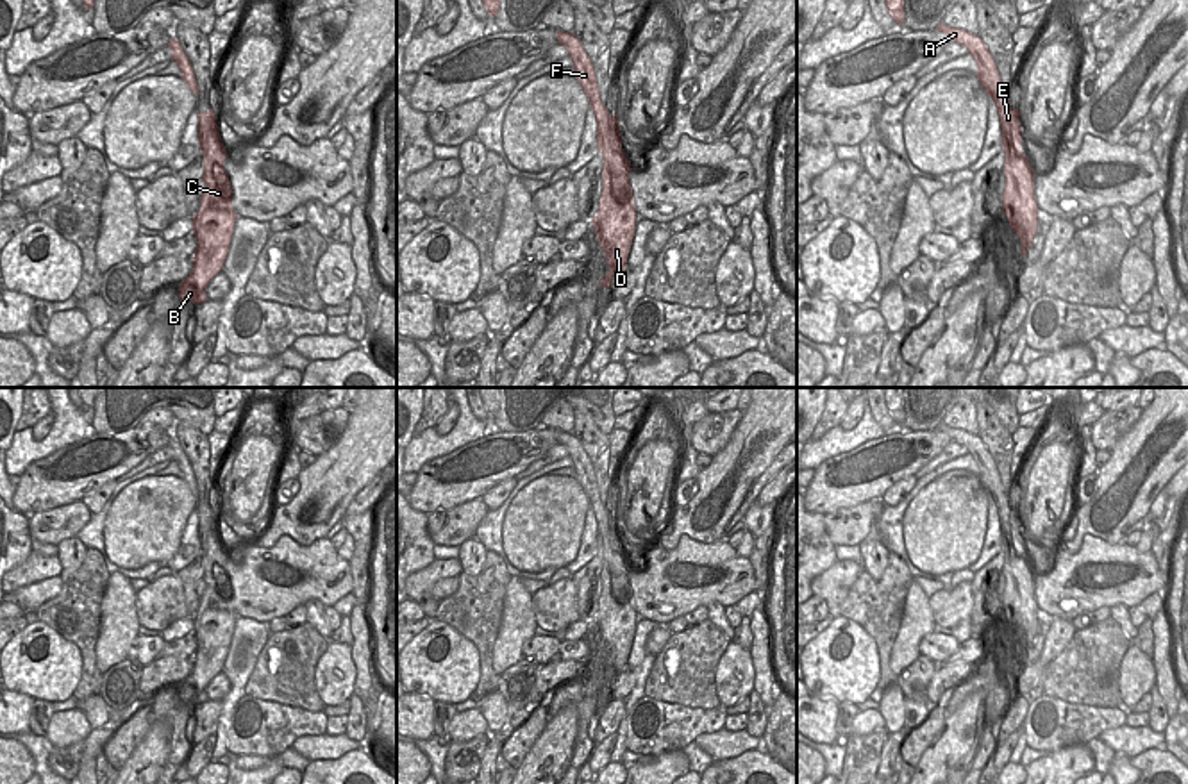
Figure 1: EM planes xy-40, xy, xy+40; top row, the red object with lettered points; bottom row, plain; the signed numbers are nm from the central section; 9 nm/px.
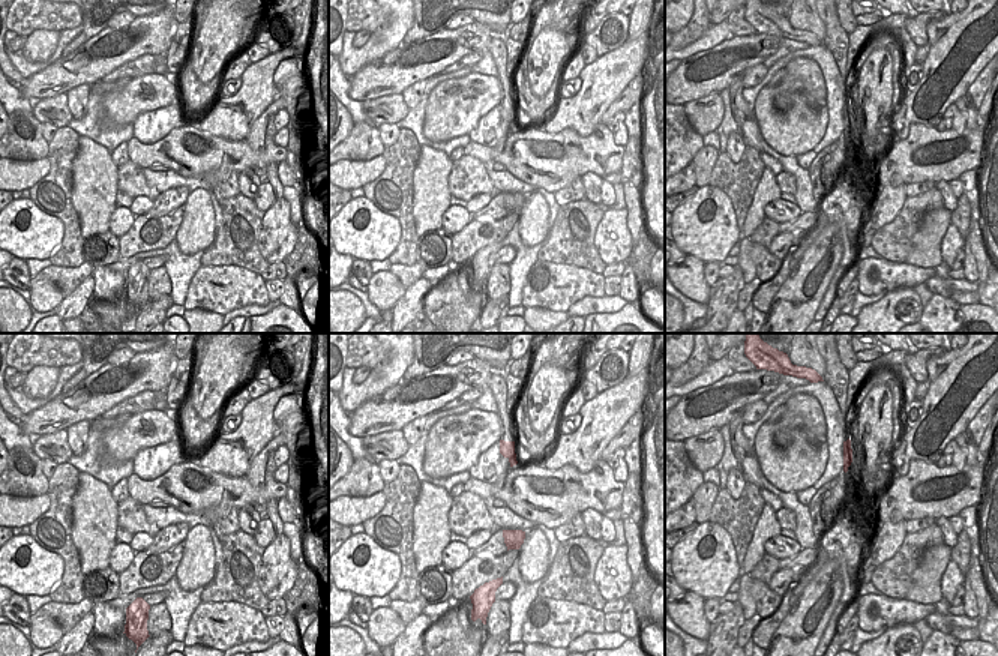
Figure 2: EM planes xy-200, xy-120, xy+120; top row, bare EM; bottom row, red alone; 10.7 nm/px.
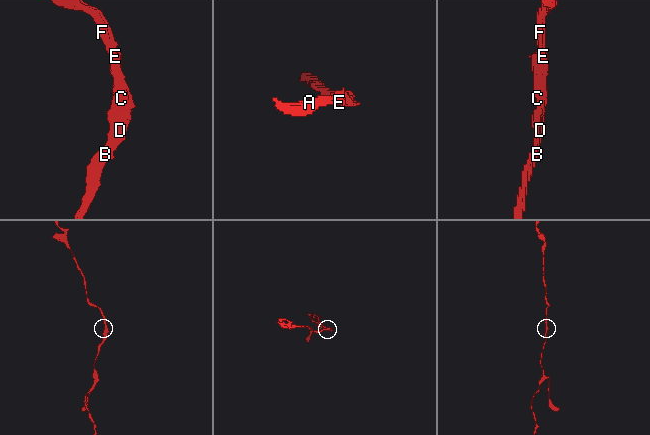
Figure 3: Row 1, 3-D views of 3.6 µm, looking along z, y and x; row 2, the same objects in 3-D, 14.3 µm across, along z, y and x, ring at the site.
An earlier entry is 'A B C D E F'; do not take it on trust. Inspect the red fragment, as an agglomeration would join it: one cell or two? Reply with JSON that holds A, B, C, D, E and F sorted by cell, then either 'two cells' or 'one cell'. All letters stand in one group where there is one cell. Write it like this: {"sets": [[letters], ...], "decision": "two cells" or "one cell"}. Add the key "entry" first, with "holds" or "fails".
{"entry": "holds", "sets": [["A", "B", "C", "D", "E", "F"]], "decision": "one cell"}

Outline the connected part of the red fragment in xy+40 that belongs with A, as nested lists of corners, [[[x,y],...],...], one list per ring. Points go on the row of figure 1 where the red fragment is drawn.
[[[943,21],[934,29],[945,32],[952,41],[963,45],[977,64],[977,79],[986,95],[995,102],[1000,120],[1002,150],[1006,154],[1002,211],[1013,232],[1020,238],[1022,255],[1031,248],[1038,232],[1038,204],[1034,196],[1034,171],[1029,159],[1020,152],[1022,125],[1020,111],[1009,107],[997,64],[977,34],[947,27]]]

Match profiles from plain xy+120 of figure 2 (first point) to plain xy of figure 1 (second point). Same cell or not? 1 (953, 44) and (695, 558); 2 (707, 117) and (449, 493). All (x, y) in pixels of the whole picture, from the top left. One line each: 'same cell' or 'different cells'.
1: different cells
2: different cells

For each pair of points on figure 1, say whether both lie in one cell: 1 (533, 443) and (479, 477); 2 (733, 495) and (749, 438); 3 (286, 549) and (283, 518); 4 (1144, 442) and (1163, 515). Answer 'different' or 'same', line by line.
1: same
2: same
3: different
4: different

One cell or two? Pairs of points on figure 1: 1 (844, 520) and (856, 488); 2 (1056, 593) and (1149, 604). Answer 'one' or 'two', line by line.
1: two
2: two

